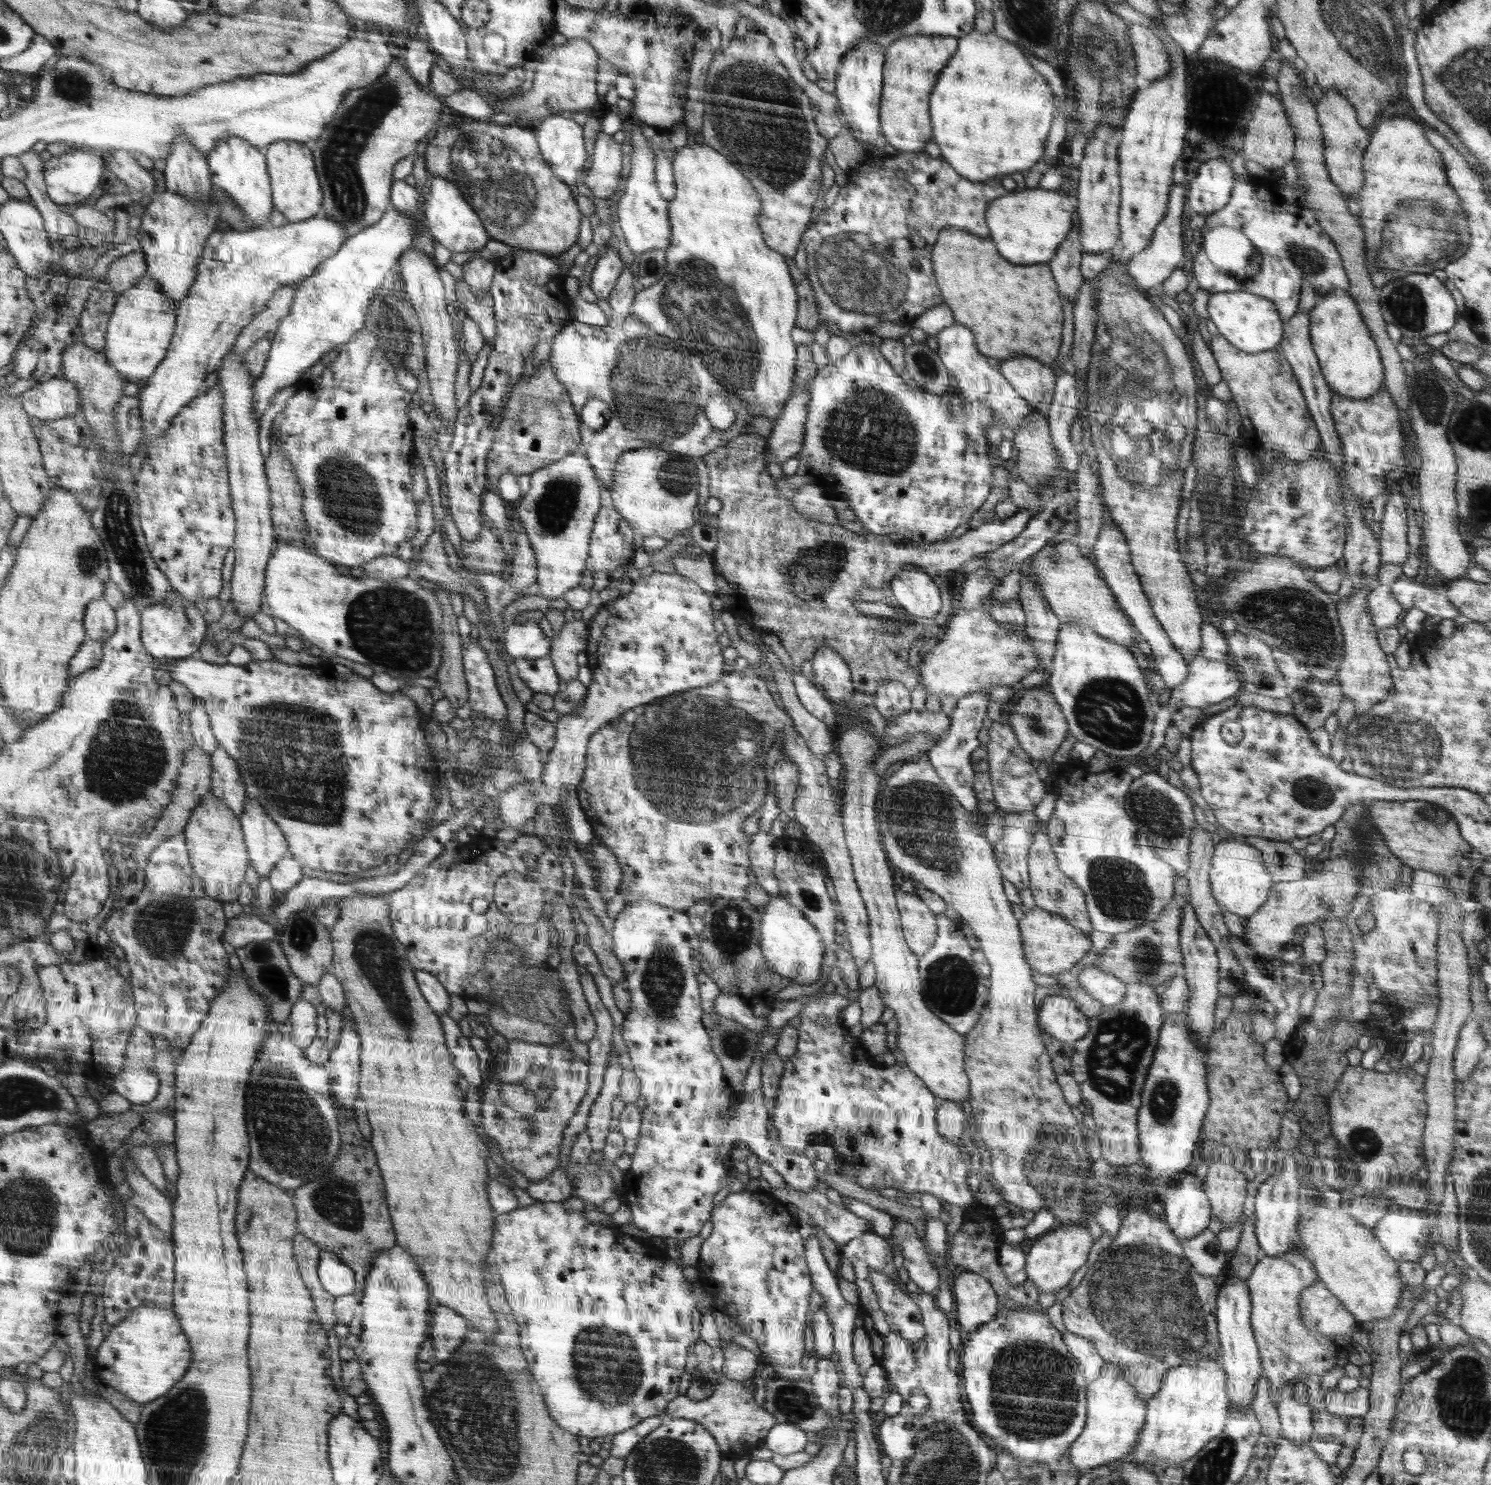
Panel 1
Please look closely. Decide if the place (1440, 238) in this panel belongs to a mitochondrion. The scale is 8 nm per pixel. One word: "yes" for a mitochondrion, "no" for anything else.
yes

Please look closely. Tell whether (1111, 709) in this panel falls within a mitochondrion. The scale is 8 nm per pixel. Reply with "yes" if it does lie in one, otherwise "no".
yes

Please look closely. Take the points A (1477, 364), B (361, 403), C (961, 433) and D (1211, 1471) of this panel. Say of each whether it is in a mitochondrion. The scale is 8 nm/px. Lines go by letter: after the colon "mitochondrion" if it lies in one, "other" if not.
A: other
B: other
C: other
D: mitochondrion

